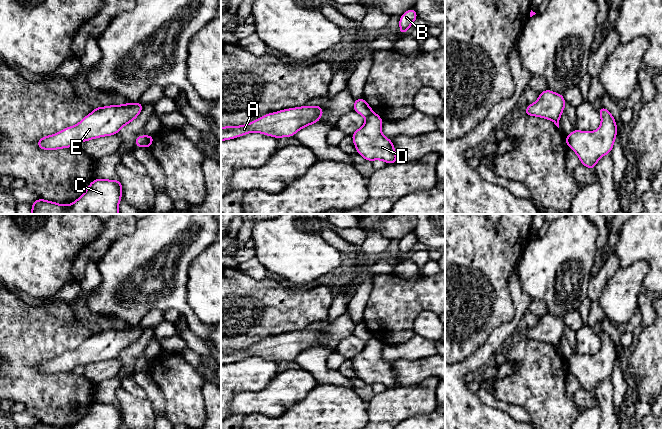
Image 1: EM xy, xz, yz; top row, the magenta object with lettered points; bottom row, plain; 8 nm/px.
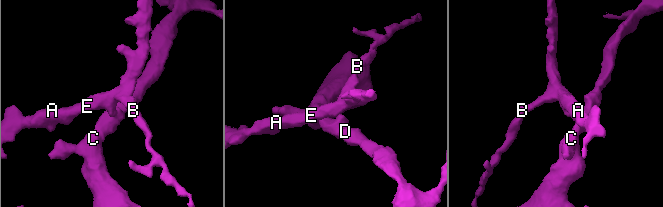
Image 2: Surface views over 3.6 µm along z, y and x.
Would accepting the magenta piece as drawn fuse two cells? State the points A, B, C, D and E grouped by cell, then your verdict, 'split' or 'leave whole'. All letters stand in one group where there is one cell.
A B E / C D | split

